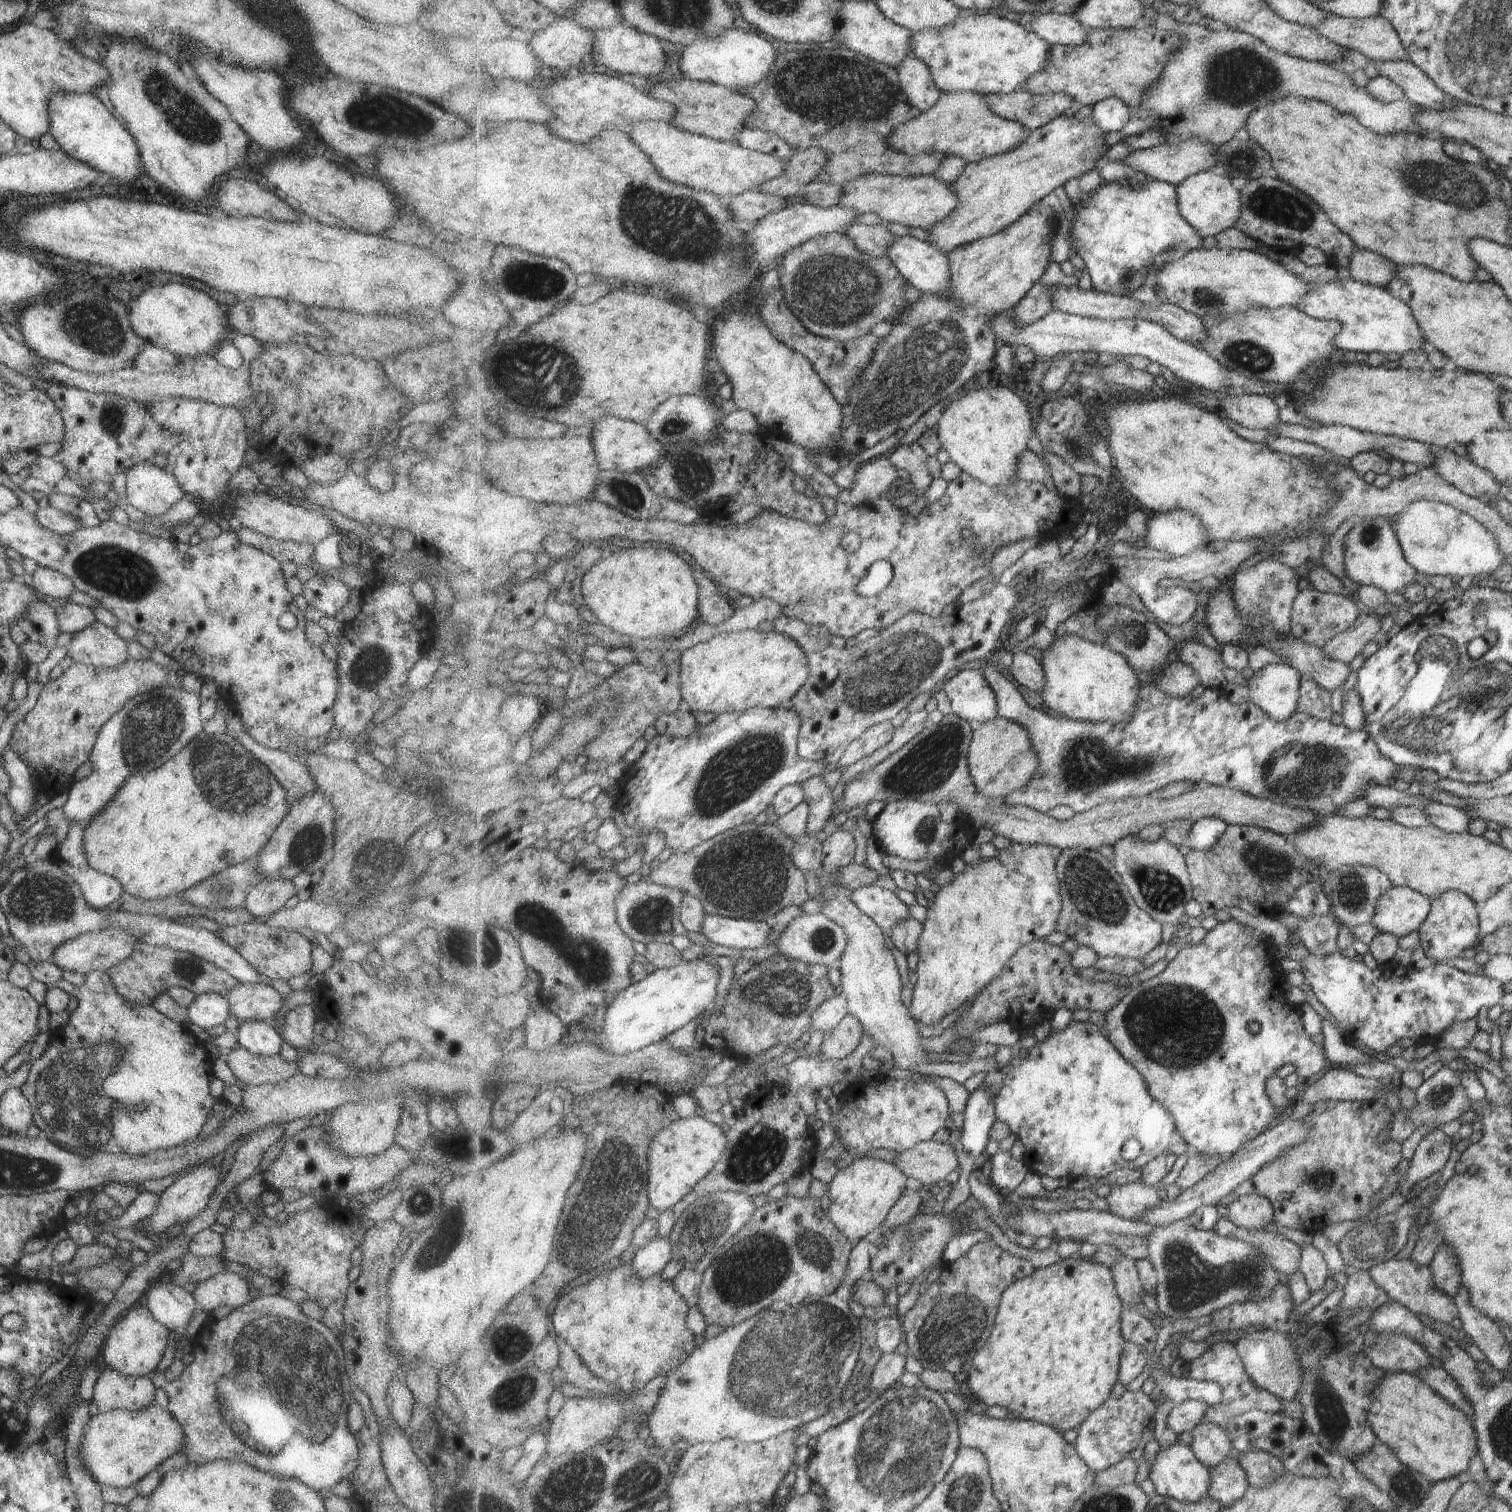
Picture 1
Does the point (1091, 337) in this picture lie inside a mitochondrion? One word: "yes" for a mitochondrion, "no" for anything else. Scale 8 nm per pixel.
no

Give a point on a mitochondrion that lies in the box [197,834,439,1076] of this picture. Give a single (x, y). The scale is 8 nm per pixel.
(372, 861)

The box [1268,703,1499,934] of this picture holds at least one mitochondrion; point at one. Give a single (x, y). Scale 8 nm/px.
(1353, 891)

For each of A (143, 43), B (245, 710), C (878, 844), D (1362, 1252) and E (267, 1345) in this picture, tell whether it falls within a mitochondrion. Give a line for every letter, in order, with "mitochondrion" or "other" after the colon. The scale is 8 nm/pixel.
A: other
B: other
C: other
D: mitochondrion
E: mitochondrion

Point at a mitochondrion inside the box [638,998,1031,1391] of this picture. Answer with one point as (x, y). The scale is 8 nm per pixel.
(765, 1265)

